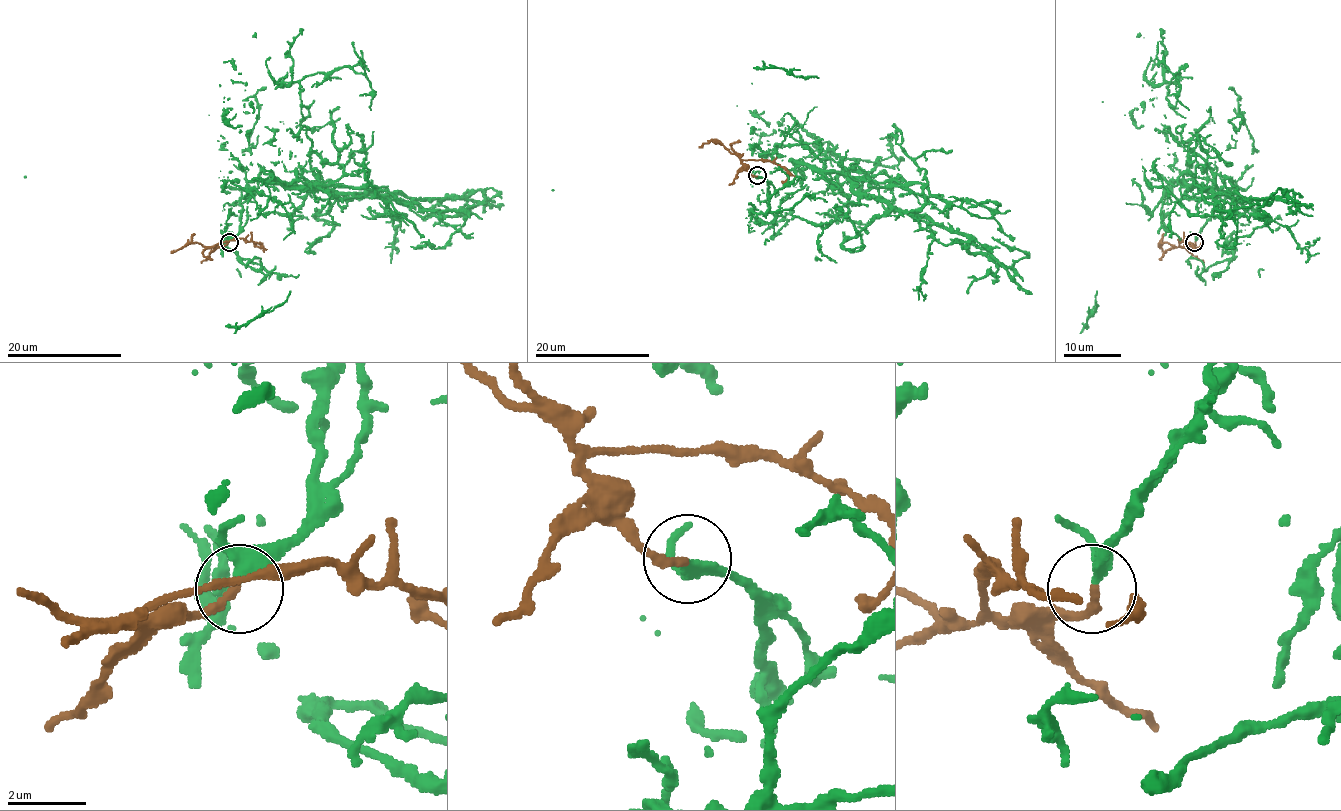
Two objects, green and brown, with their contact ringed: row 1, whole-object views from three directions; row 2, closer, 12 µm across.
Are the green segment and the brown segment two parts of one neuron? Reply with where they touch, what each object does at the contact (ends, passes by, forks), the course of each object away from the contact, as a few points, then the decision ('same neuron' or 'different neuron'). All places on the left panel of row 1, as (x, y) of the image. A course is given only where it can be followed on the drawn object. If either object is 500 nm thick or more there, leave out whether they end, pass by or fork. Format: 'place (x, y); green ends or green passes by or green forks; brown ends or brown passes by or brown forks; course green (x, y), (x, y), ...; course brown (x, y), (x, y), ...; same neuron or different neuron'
place (229, 242); green passes by; brown ends; course green (229, 242), (243, 188), (299, 190), (252, 180), (292, 220), (291, 292), (225, 326); course brown (229, 242), (215, 246), (245, 239), (253, 243); same neuron

